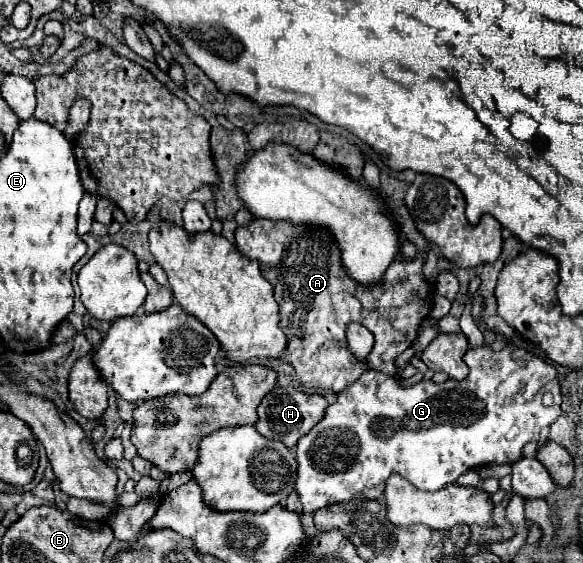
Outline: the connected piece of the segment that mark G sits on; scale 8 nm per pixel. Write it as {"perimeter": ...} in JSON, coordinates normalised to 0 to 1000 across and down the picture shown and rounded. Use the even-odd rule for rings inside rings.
{"perimeter":[[[835,613],[806,618],[796,632],[806,664],[792,679],[765,675],[762,682],[744,682],[741,675],[724,675],[690,689],[679,668],[628,657],[604,686],[580,700],[580,710],[563,721],[549,753],[511,785],[508,874],[518,913],[539,913],[549,902],[604,885],[645,888],[659,874],[659,856],[672,838],[690,842],[717,870],[748,874],[827,824],[889,821],[899,789],[923,785],[930,760],[961,739],[964,700],[954,654],[943,643],[885,615],[864,615],[861,622],[846,629]]]}

